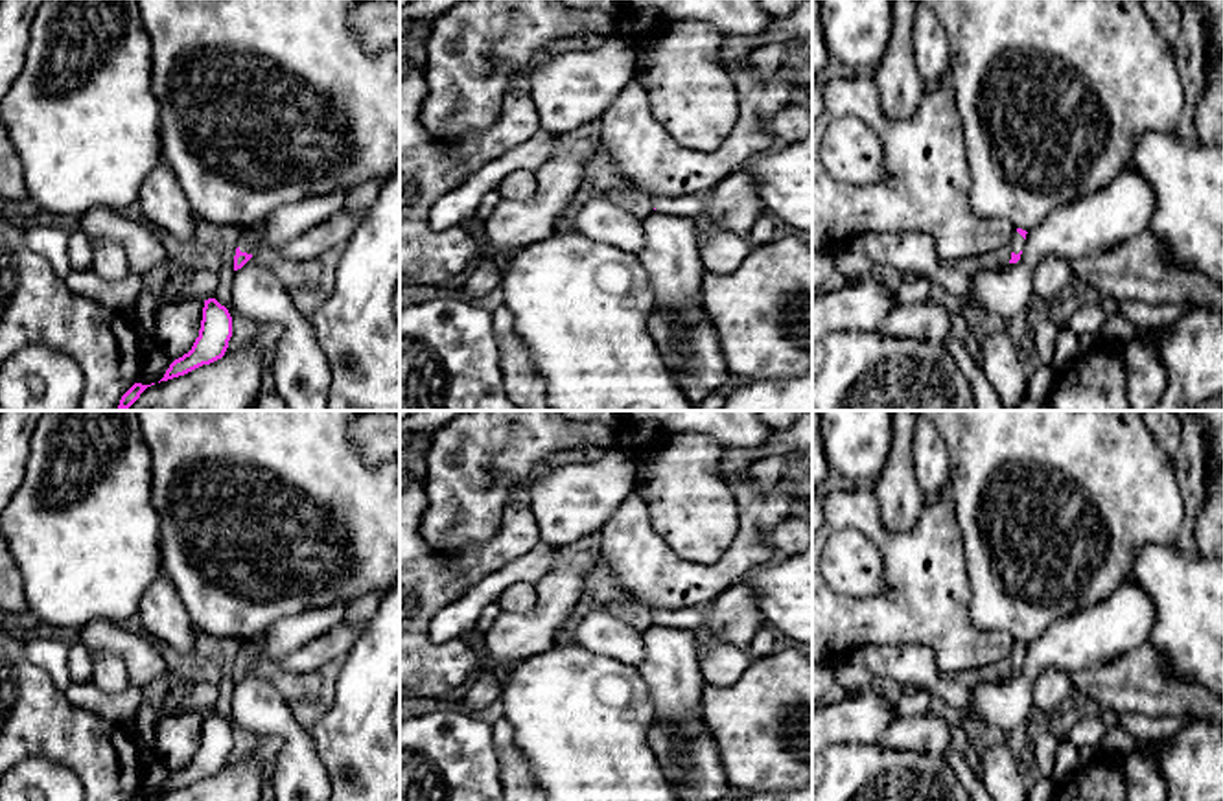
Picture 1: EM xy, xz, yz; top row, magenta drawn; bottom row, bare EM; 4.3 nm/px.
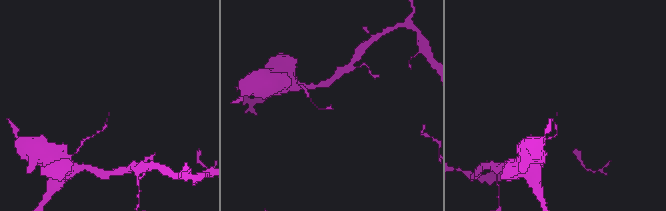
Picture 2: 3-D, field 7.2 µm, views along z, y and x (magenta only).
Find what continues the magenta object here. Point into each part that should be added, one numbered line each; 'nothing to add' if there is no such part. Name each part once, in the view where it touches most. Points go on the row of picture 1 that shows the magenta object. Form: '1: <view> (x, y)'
1: xy (290, 221)

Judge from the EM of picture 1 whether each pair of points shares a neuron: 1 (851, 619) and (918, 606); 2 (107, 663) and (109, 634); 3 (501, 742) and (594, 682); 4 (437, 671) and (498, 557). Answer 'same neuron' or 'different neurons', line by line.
1: same neuron
2: different neurons
3: different neurons
4: same neuron

